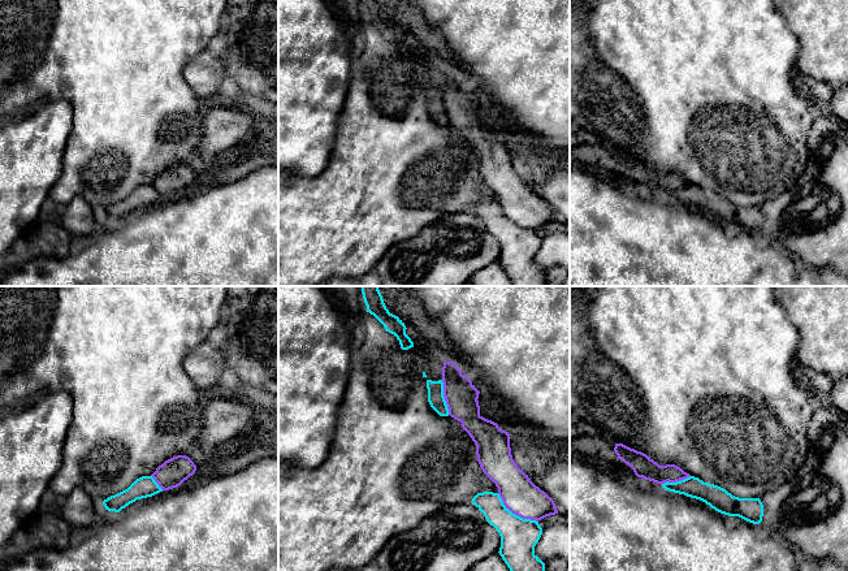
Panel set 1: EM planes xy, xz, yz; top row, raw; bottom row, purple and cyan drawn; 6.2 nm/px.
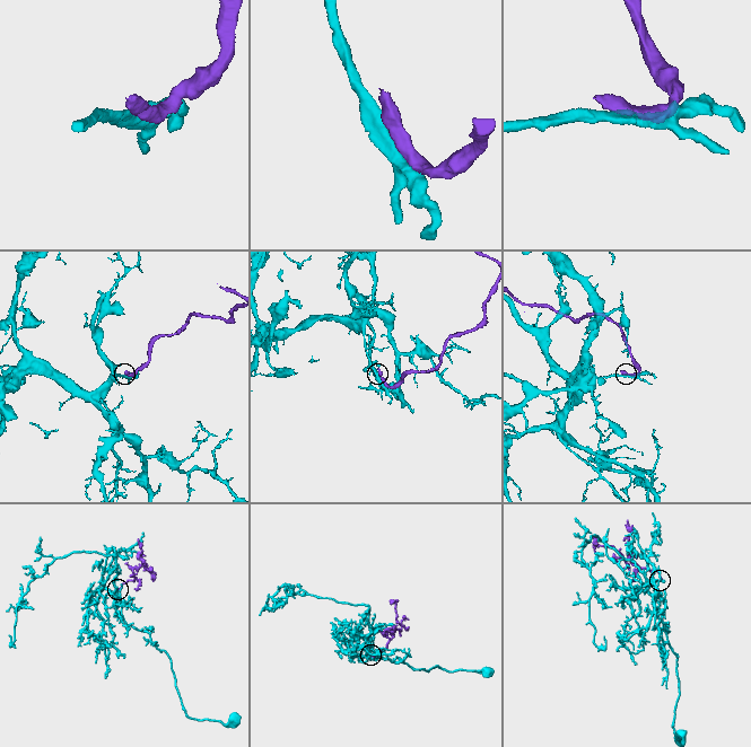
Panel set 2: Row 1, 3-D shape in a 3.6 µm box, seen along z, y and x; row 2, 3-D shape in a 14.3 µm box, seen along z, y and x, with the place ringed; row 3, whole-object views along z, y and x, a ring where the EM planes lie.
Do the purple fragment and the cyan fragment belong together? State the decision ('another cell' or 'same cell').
another cell

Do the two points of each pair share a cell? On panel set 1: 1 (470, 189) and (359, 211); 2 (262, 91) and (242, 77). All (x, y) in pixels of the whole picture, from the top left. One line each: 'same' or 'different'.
1: same
2: same

